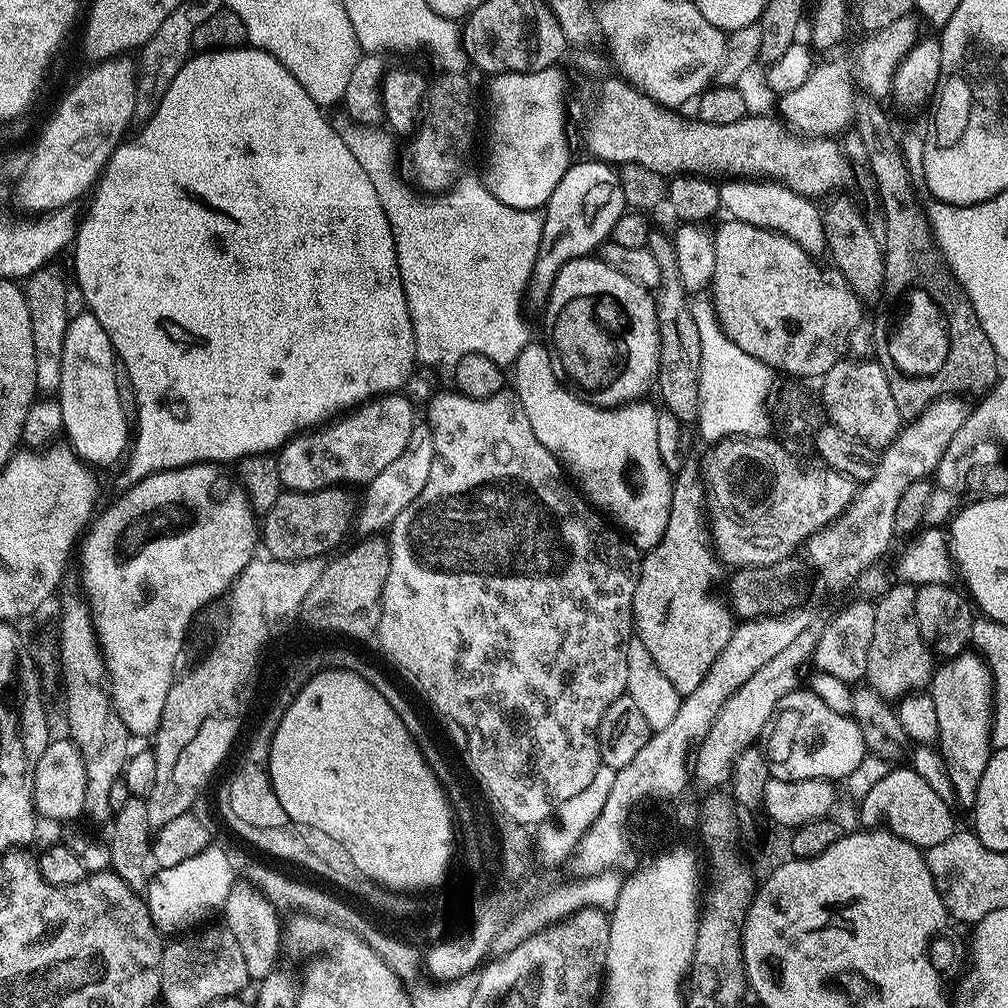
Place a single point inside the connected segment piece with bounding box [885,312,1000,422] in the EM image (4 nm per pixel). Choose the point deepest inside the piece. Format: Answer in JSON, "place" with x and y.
{"place":[971,367]}

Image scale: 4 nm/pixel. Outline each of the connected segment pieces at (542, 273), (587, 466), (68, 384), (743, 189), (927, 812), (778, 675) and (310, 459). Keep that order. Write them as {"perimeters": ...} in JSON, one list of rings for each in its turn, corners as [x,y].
{"perimeters":[[[[584,158],[581,164],[569,163],[566,174],[562,174],[558,186],[554,186],[554,194],[550,194],[548,203],[542,209],[544,225],[533,272],[533,291],[536,290],[540,296],[547,294],[554,286],[554,278],[558,270],[562,270],[566,262],[591,257],[592,248],[599,249],[611,237],[614,226],[624,216],[625,211],[626,205],[620,178],[613,165],[605,164],[604,161],[595,158]]],[[[530,342],[514,365],[514,391],[526,410],[526,418],[530,418],[530,426],[534,426],[534,434],[538,434],[538,442],[556,453],[579,491],[623,529],[635,548],[644,554],[651,552],[666,534],[674,483],[673,473],[668,473],[660,457],[658,408],[645,402],[615,407],[592,404],[565,387],[556,375],[549,349],[540,344]]],[[[90,311],[75,313],[69,319],[66,342],[62,344],[62,382],[58,401],[61,408],[62,432],[68,435],[67,443],[77,457],[88,466],[114,463],[120,455],[125,455],[130,444],[130,416],[118,398],[117,367],[118,357],[112,349],[106,330],[102,330],[102,322],[98,322],[98,318],[94,318]]],[[[732,178],[728,180],[729,184],[721,183],[720,190],[720,207],[733,220],[741,220],[747,224],[761,230],[771,230],[773,232],[781,232],[785,236],[789,236],[807,250],[824,239],[824,222],[822,212],[819,207],[815,208],[813,201],[807,196],[800,196],[793,188],[777,182],[772,178]]],[[[911,766],[893,767],[876,786],[871,787],[869,793],[859,797],[859,827],[864,830],[879,829],[881,816],[888,823],[885,824],[887,831],[908,840],[914,847],[927,850],[938,846],[938,842],[946,842],[946,838],[957,831],[958,824],[947,802],[935,790],[934,784],[920,777]]],[[[788,646],[786,650],[778,652],[771,660],[767,660],[765,665],[757,669],[746,683],[723,704],[709,732],[699,742],[694,752],[692,776],[694,784],[696,780],[698,787],[712,790],[715,786],[727,785],[731,781],[731,770],[736,762],[736,757],[747,749],[745,746],[750,745],[760,734],[762,736],[765,733],[777,711],[782,695],[781,689],[789,689],[790,680],[803,667],[803,663],[796,662],[796,660],[794,660],[794,664],[788,664],[790,652],[794,652],[794,650],[796,650],[796,646],[792,646],[792,648]]],[[[385,394],[366,400],[347,414],[341,415],[315,430],[293,436],[283,448],[279,449],[276,456],[278,474],[282,474],[285,489],[290,492],[317,492],[323,488],[335,488],[340,485],[367,485],[368,481],[374,479],[378,474],[382,474],[382,470],[386,470],[386,466],[390,466],[390,462],[394,462],[394,458],[398,458],[408,449],[409,442],[414,439],[412,427],[415,424],[416,412],[404,394]]]]}

